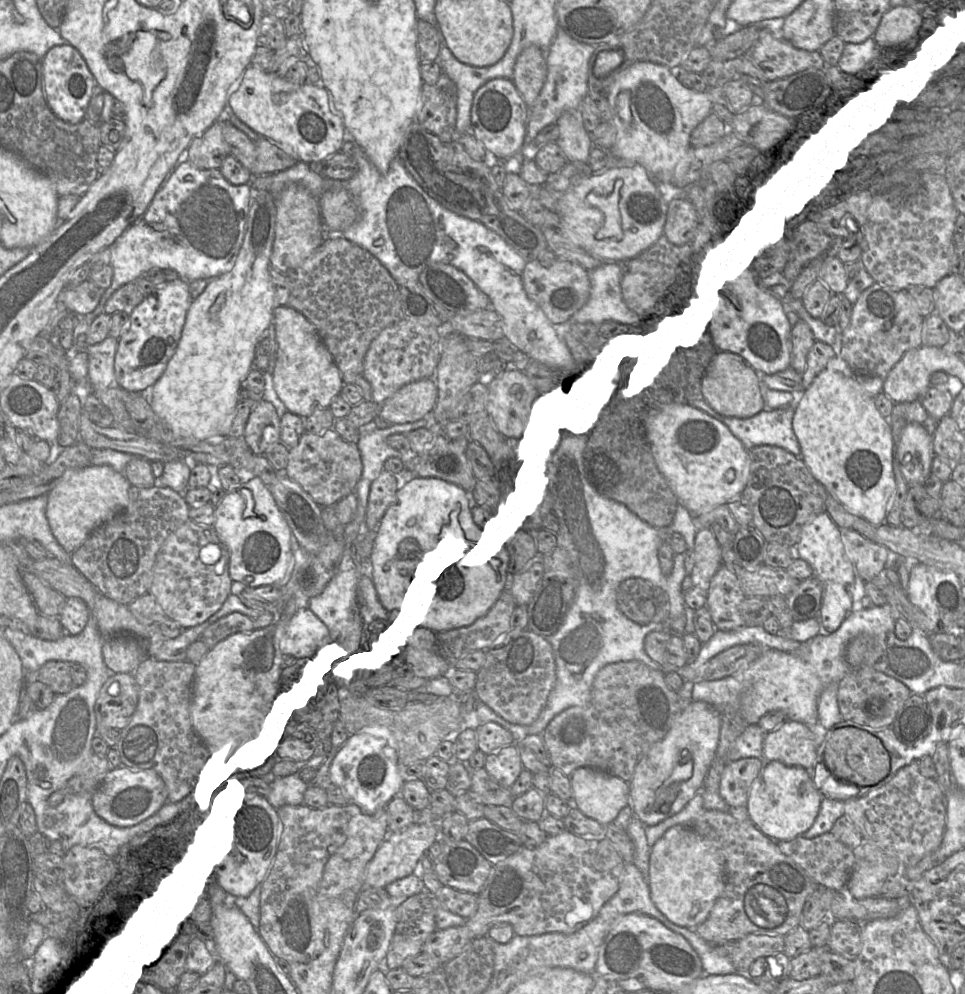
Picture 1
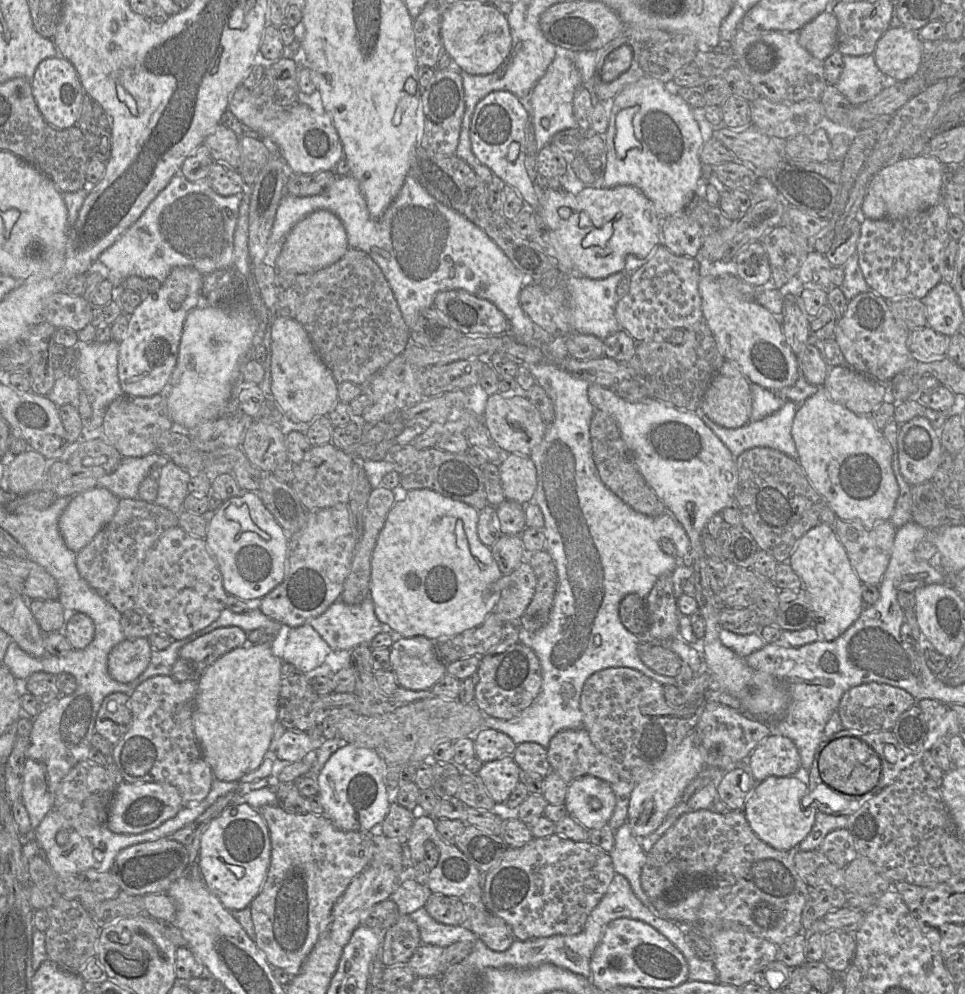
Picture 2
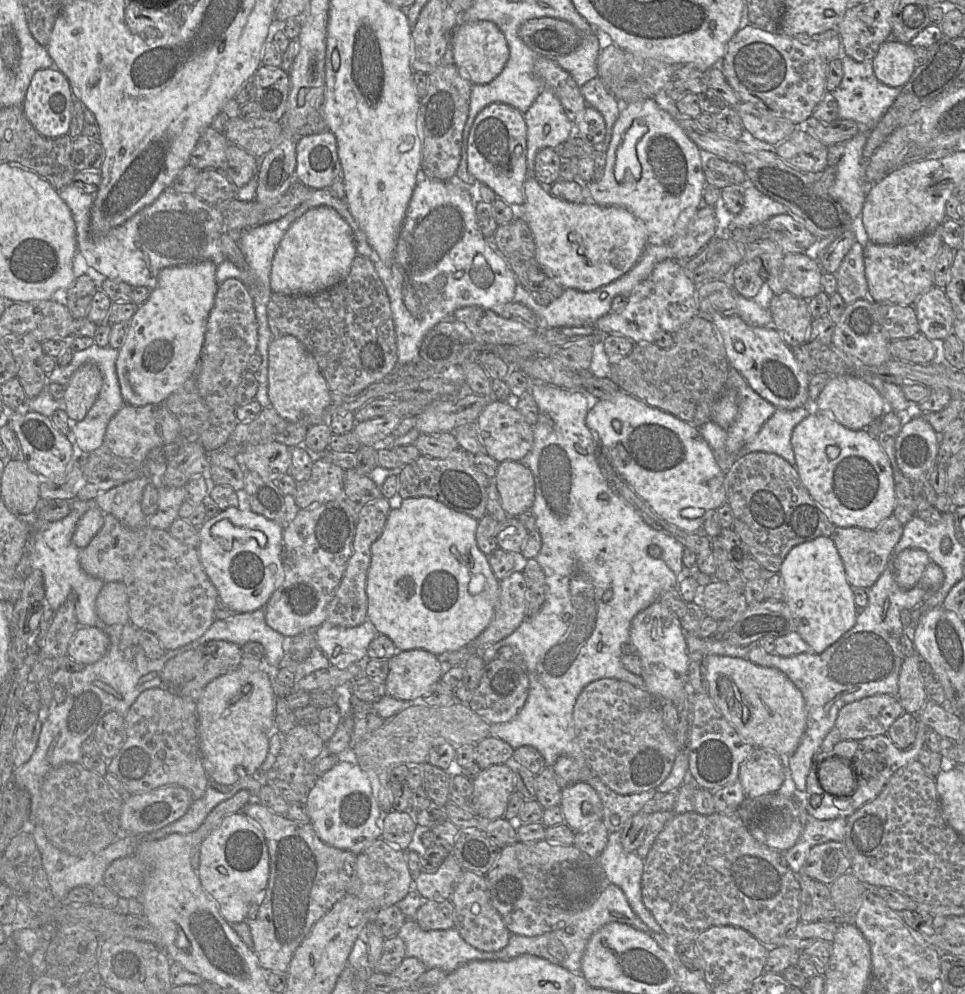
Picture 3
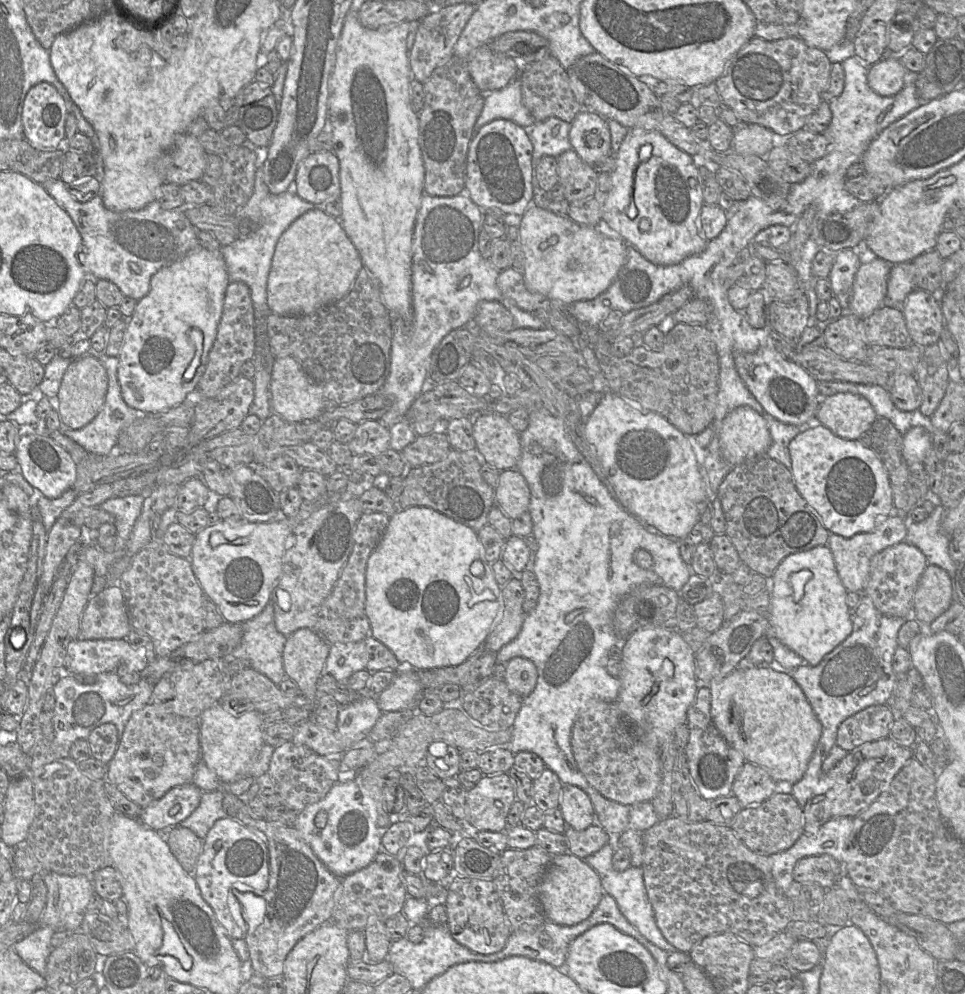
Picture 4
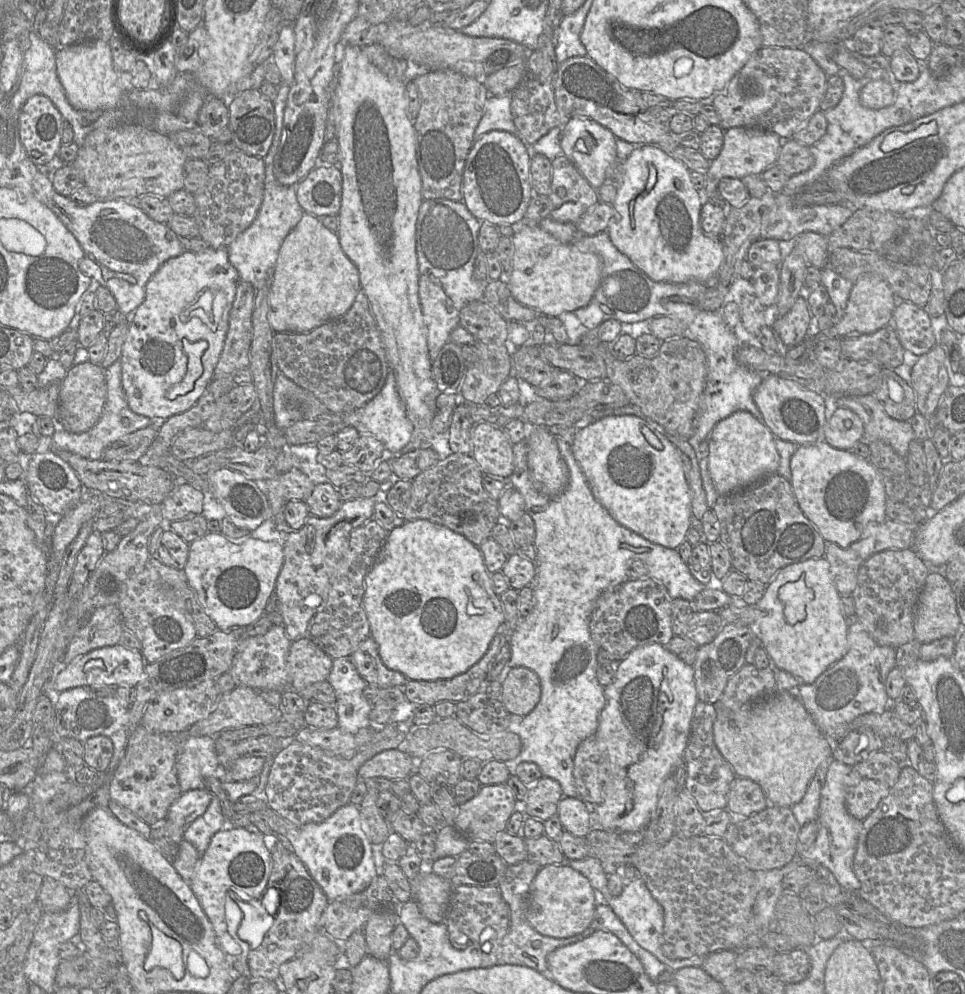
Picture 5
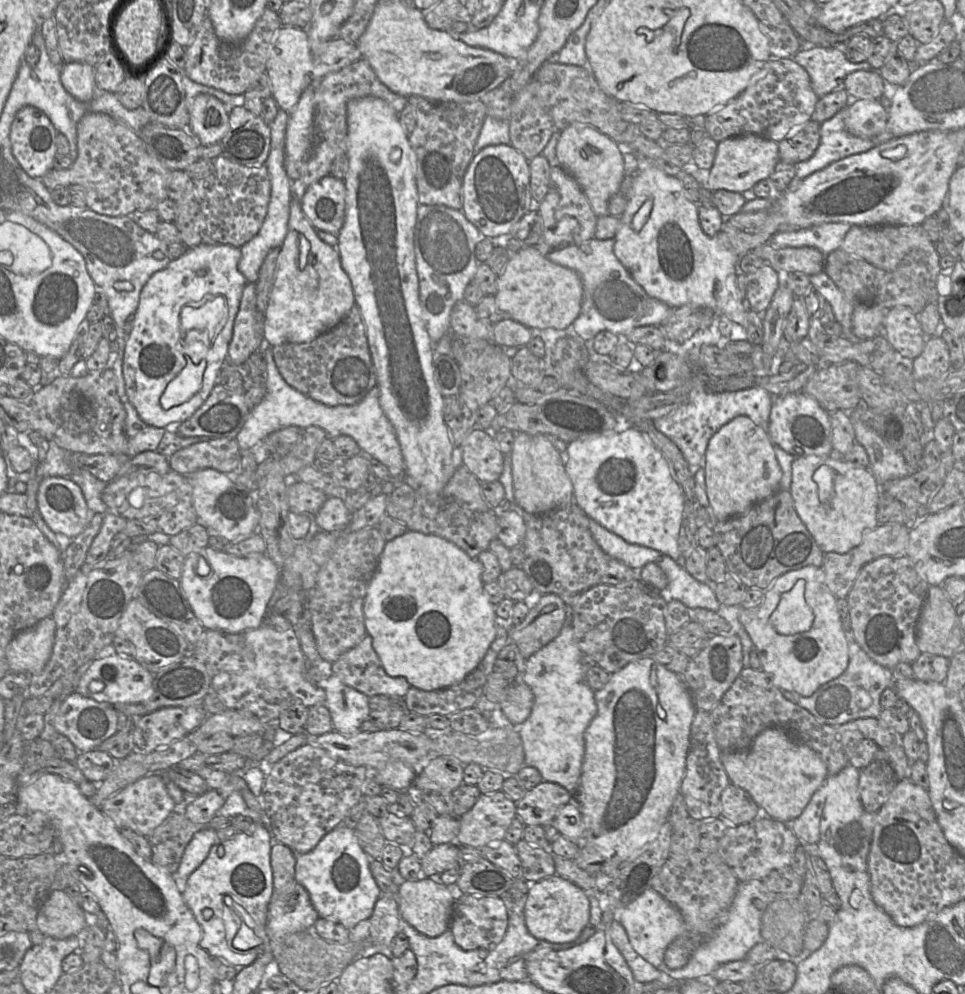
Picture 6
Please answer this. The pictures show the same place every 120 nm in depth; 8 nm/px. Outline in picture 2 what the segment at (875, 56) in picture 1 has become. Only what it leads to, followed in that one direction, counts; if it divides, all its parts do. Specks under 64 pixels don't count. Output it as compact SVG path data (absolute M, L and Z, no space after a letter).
M874 53L864 56L843 55L844 68L837 89L853 104L873 99L890 84L890 78L877 67Z

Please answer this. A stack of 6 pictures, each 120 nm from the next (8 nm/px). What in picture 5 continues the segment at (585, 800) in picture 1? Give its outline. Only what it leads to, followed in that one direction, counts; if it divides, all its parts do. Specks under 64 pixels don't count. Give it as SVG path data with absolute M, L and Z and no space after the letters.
M563 796L557 815L564 830L574 836L585 837L591 830L591 807L582 799Z

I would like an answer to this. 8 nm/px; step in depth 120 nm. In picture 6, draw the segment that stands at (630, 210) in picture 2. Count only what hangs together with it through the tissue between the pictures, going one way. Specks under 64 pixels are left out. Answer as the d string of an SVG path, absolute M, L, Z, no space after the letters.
M529 246L510 254L505 271L497 279L495 301L500 310L527 327L564 330L579 316L582 296L576 271L551 262L537 246Z

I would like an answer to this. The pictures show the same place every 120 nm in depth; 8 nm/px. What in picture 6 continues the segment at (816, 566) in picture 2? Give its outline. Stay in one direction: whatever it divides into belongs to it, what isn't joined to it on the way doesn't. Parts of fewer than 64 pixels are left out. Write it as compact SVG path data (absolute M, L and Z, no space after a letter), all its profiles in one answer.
M810 565L778 577L764 591L764 599L758 606L754 608L741 606L739 609L739 621L758 650L761 670L770 676L773 684L781 691L793 691L809 697L819 687L839 677L847 669L849 645L836 602L837 598L825 584L823 569Z

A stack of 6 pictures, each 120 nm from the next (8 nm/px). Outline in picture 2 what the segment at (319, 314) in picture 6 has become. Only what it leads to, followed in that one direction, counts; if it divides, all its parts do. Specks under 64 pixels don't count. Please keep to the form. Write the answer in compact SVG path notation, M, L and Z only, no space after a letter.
M318 210L296 223L284 239L275 261L277 271L312 273L337 262L349 249L346 230L330 211Z

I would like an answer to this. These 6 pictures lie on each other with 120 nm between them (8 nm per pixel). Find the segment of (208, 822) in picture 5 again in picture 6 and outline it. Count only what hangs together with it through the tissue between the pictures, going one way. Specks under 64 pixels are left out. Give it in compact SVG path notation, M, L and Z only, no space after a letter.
M204 827L194 834L185 848L178 870L173 877L179 886L204 862L213 845L218 843L217 830Z

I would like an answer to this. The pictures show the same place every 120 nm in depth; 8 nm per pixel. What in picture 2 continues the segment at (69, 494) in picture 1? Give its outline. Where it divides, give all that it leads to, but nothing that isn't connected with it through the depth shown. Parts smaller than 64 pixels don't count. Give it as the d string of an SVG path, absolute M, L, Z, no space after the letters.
M104 487L73 496L62 513L59 527L67 547L78 553L115 515L120 499Z

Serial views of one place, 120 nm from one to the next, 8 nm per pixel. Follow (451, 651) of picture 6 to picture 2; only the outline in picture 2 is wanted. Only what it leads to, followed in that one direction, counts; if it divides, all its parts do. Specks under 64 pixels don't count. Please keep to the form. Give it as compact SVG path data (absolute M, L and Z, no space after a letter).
M414 489L407 492L405 499L395 502L387 515L385 525L380 532L371 560L370 598L374 604L377 618L387 624L401 637L424 636L433 642L449 638L462 633L465 630L480 625L485 618L494 611L496 594L491 591L493 583L497 582L502 573L494 560L491 548L484 545L477 532L480 512L474 507L460 501L447 498L430 489Z

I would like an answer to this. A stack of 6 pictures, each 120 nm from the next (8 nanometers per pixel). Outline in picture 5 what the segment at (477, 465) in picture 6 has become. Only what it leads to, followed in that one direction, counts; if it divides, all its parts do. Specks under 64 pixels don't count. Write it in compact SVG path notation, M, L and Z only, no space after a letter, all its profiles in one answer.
M487 422L474 424L471 455L483 474L508 478L513 472L513 444L502 428Z

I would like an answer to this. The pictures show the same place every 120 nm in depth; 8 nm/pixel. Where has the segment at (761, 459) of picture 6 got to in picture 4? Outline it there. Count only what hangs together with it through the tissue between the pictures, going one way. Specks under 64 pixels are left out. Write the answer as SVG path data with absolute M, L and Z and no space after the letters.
M748 406L732 410L724 418L720 430L723 459L735 467L757 456L766 456L771 445L767 419Z

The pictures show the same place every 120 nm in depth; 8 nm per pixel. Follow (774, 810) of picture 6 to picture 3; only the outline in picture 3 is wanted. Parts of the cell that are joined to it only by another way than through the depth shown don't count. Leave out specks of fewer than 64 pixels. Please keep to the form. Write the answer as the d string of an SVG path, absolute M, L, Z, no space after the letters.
M709 655L705 659L708 695L724 718L738 734L754 747L774 750L781 757L789 757L799 745L807 724L807 709L801 691L780 670L754 664L749 659Z

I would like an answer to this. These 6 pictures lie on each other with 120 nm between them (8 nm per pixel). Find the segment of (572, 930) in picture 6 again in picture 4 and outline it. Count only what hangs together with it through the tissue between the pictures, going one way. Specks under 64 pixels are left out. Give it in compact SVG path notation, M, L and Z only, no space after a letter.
M570 854L554 855L539 887L539 900L547 920L572 926L588 918L604 892L598 873L583 859Z

